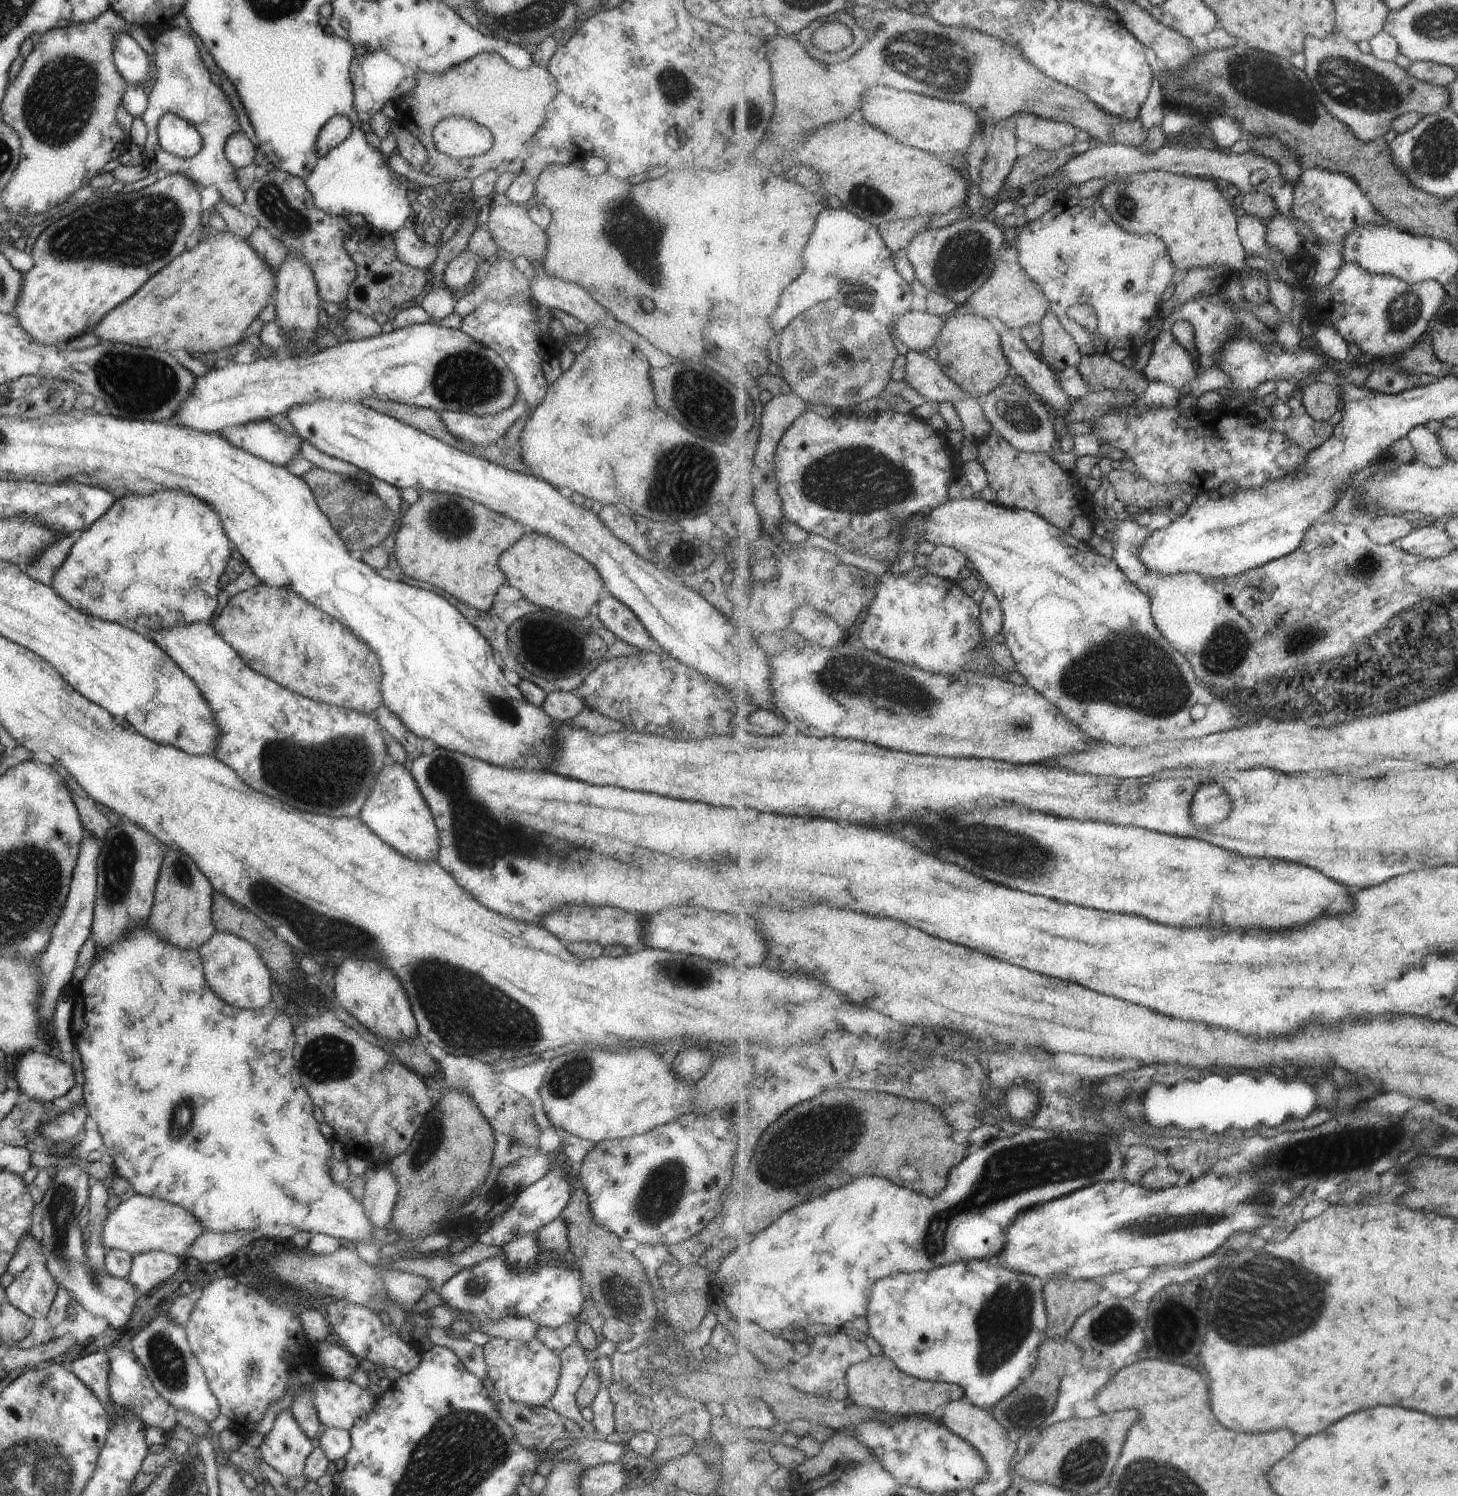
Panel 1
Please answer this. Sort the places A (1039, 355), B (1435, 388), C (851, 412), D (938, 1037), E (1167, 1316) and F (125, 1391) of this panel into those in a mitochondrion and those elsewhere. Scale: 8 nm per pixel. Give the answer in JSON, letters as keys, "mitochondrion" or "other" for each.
{"A":"other","B":"other","C":"other","D":"other","E":"other","F":"other"}

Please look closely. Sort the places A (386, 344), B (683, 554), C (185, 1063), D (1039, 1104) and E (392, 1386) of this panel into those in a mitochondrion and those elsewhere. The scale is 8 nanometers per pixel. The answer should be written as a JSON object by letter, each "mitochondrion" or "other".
{"A":"other","B":"other","C":"other","D":"other","E":"other"}

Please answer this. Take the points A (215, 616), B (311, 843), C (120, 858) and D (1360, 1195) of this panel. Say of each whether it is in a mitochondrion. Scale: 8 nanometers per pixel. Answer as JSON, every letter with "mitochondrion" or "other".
{"A":"other","B":"other","C":"mitochondrion","D":"other"}

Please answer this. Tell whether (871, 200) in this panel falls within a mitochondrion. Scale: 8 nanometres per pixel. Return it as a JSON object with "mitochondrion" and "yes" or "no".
{"mitochondrion":"yes"}

